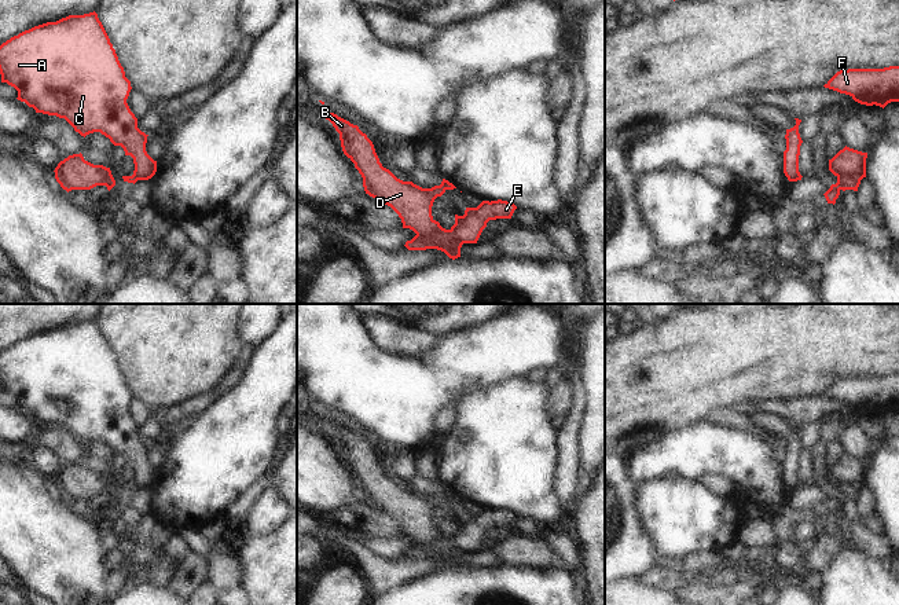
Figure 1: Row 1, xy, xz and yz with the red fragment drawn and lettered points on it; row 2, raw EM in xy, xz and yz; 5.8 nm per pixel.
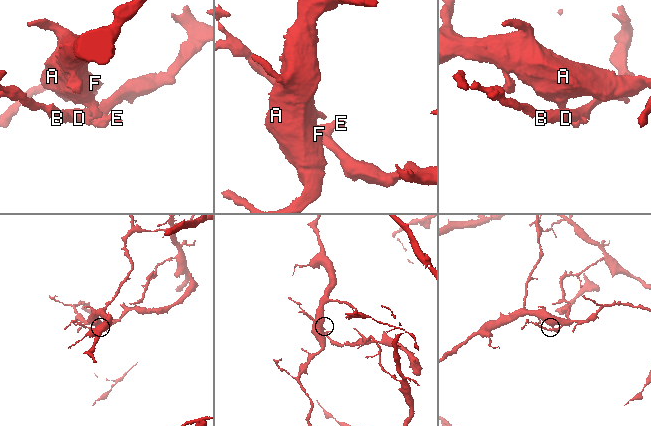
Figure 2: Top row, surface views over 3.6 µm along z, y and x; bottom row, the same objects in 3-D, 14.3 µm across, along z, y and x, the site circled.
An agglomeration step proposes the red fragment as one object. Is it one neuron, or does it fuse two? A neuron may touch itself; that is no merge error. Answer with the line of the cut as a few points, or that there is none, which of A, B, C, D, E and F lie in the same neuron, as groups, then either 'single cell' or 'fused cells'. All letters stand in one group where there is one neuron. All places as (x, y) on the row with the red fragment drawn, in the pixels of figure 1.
xy (132, 175), (136, 180) | A C F / B D E | fused cells

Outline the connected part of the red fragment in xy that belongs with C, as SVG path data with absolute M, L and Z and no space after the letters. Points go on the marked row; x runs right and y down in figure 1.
M98 14L69 15L56 22L47 22L11 37L0 45L0 74L1 82L7 82L18 91L18 100L33 107L36 113L65 118L76 132L87 136L100 132L114 146L121 146L125 155L133 158L136 180L148 180L157 172L157 161L146 151L147 136L137 128L137 118L131 111L126 99L132 89L131 81L125 77L115 50L98 18Z

